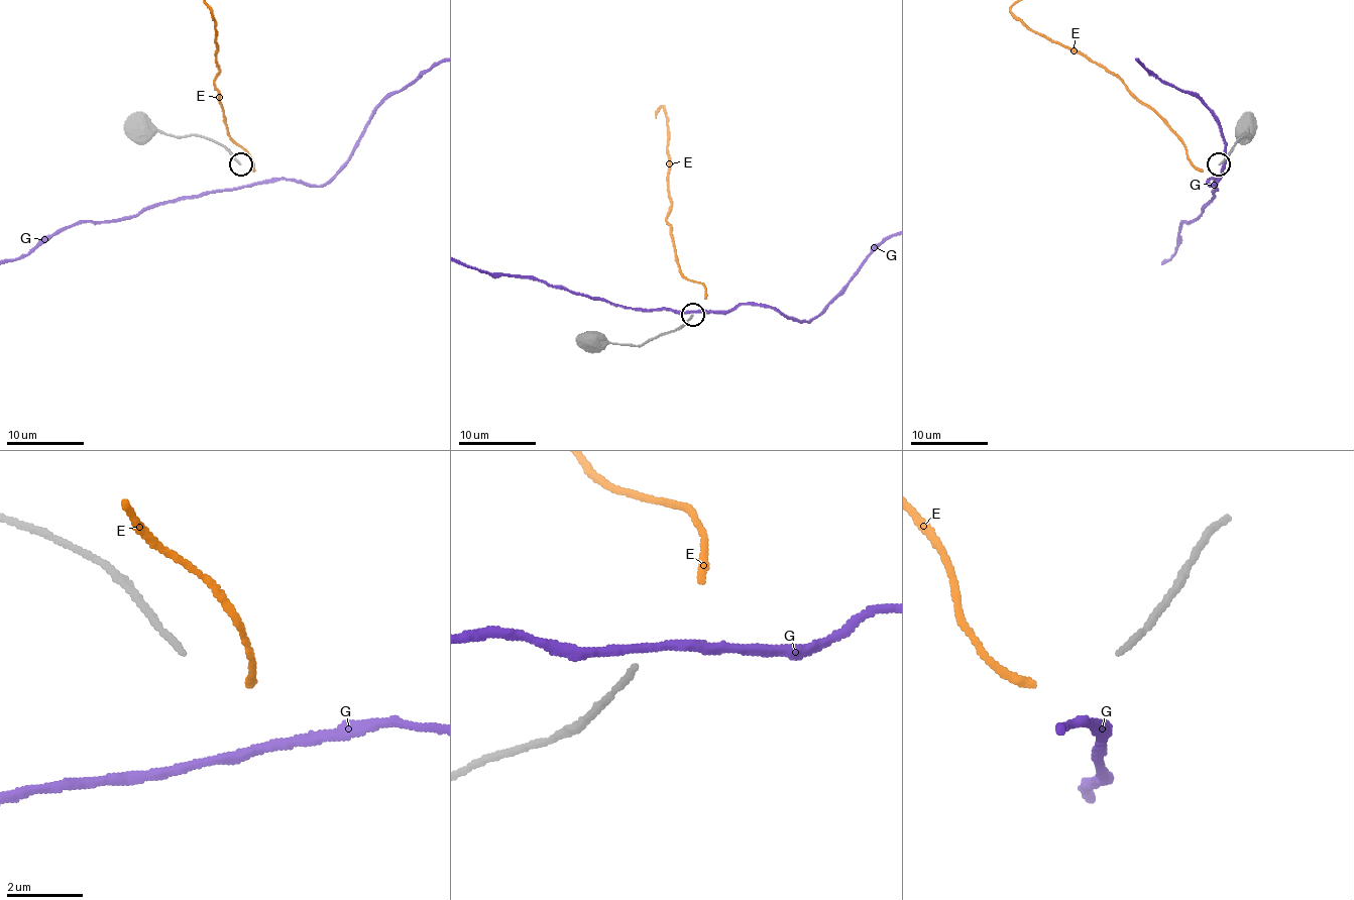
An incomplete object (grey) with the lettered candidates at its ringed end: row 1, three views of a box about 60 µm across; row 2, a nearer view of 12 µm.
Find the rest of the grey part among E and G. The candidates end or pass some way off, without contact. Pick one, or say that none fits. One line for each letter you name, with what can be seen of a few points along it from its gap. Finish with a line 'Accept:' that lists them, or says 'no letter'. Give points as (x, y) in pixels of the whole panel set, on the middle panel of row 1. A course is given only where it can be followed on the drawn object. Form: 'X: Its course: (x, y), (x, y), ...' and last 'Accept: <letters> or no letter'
Accept: E

